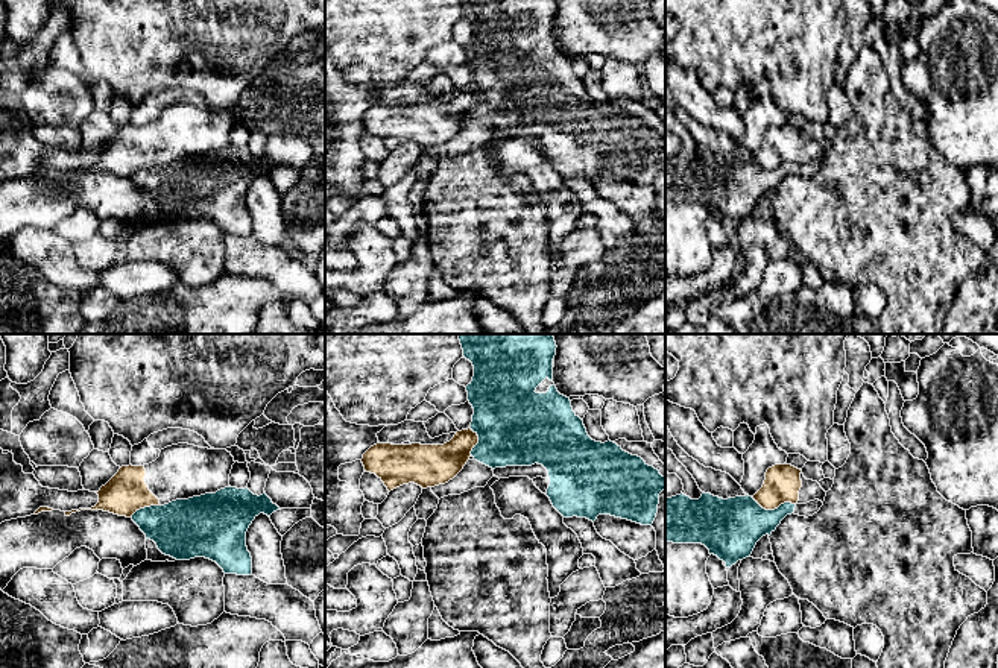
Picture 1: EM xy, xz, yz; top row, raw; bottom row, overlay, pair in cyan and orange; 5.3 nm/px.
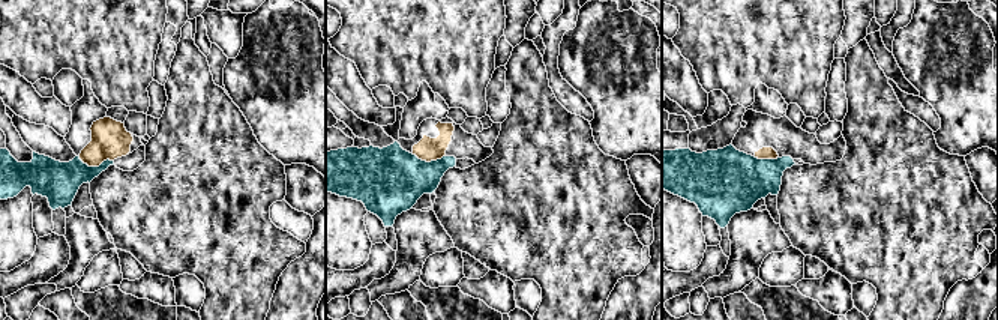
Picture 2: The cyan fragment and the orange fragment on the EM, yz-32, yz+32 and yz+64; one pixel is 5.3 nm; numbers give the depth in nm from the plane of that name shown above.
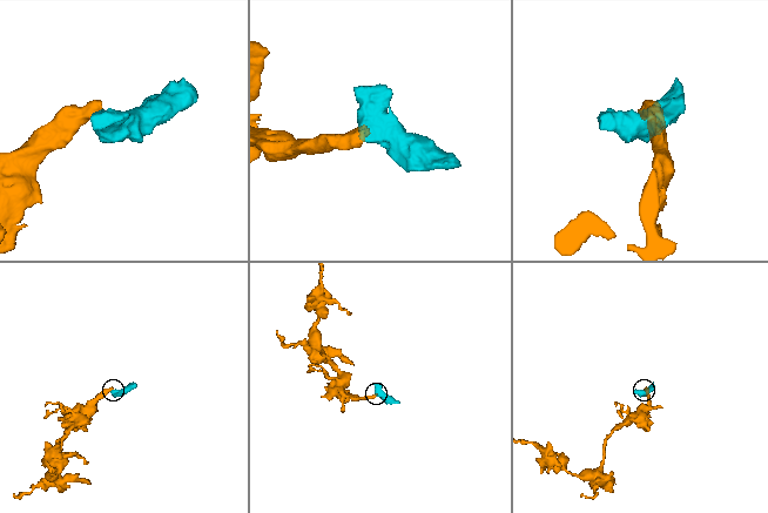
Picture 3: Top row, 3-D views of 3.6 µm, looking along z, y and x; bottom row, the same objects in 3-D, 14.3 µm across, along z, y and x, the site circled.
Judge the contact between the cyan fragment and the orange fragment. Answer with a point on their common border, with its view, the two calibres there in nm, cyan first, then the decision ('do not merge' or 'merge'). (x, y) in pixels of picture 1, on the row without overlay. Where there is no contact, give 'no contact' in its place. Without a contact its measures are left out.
contact yz (775, 169); calibres 300 and 190 nm; do not merge

